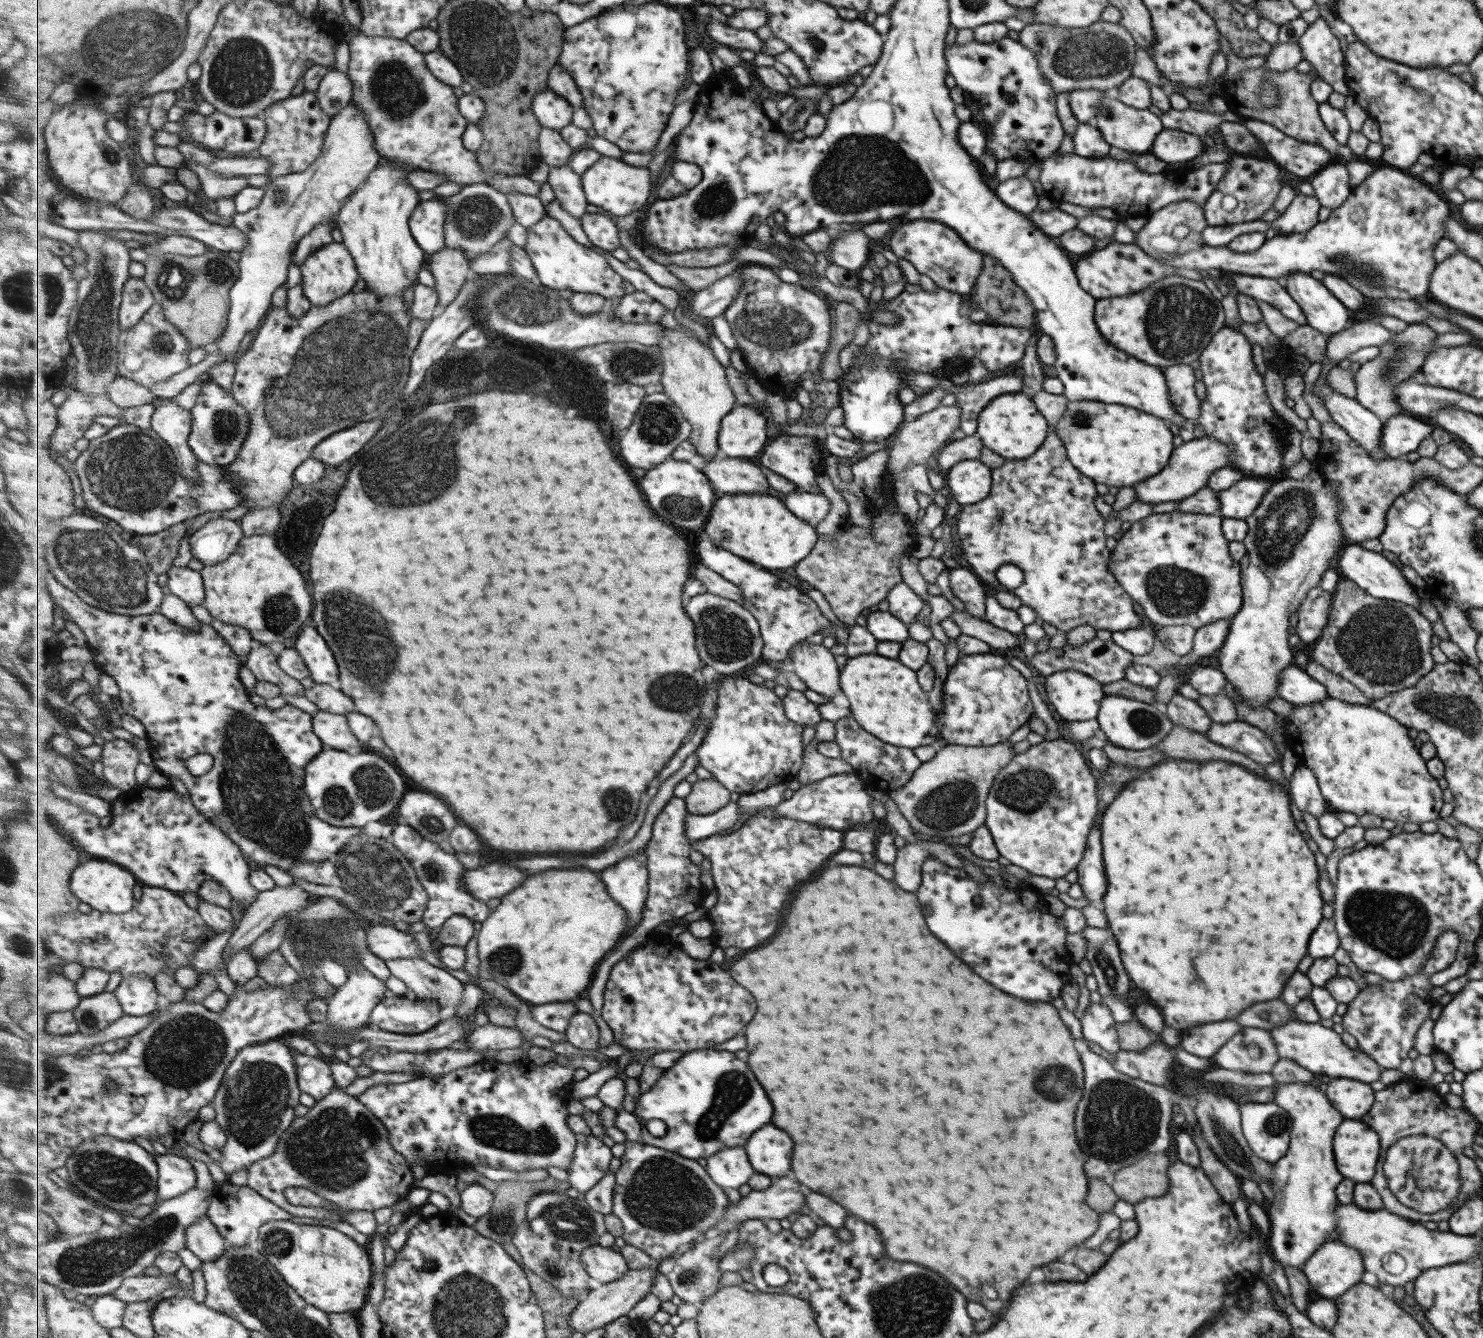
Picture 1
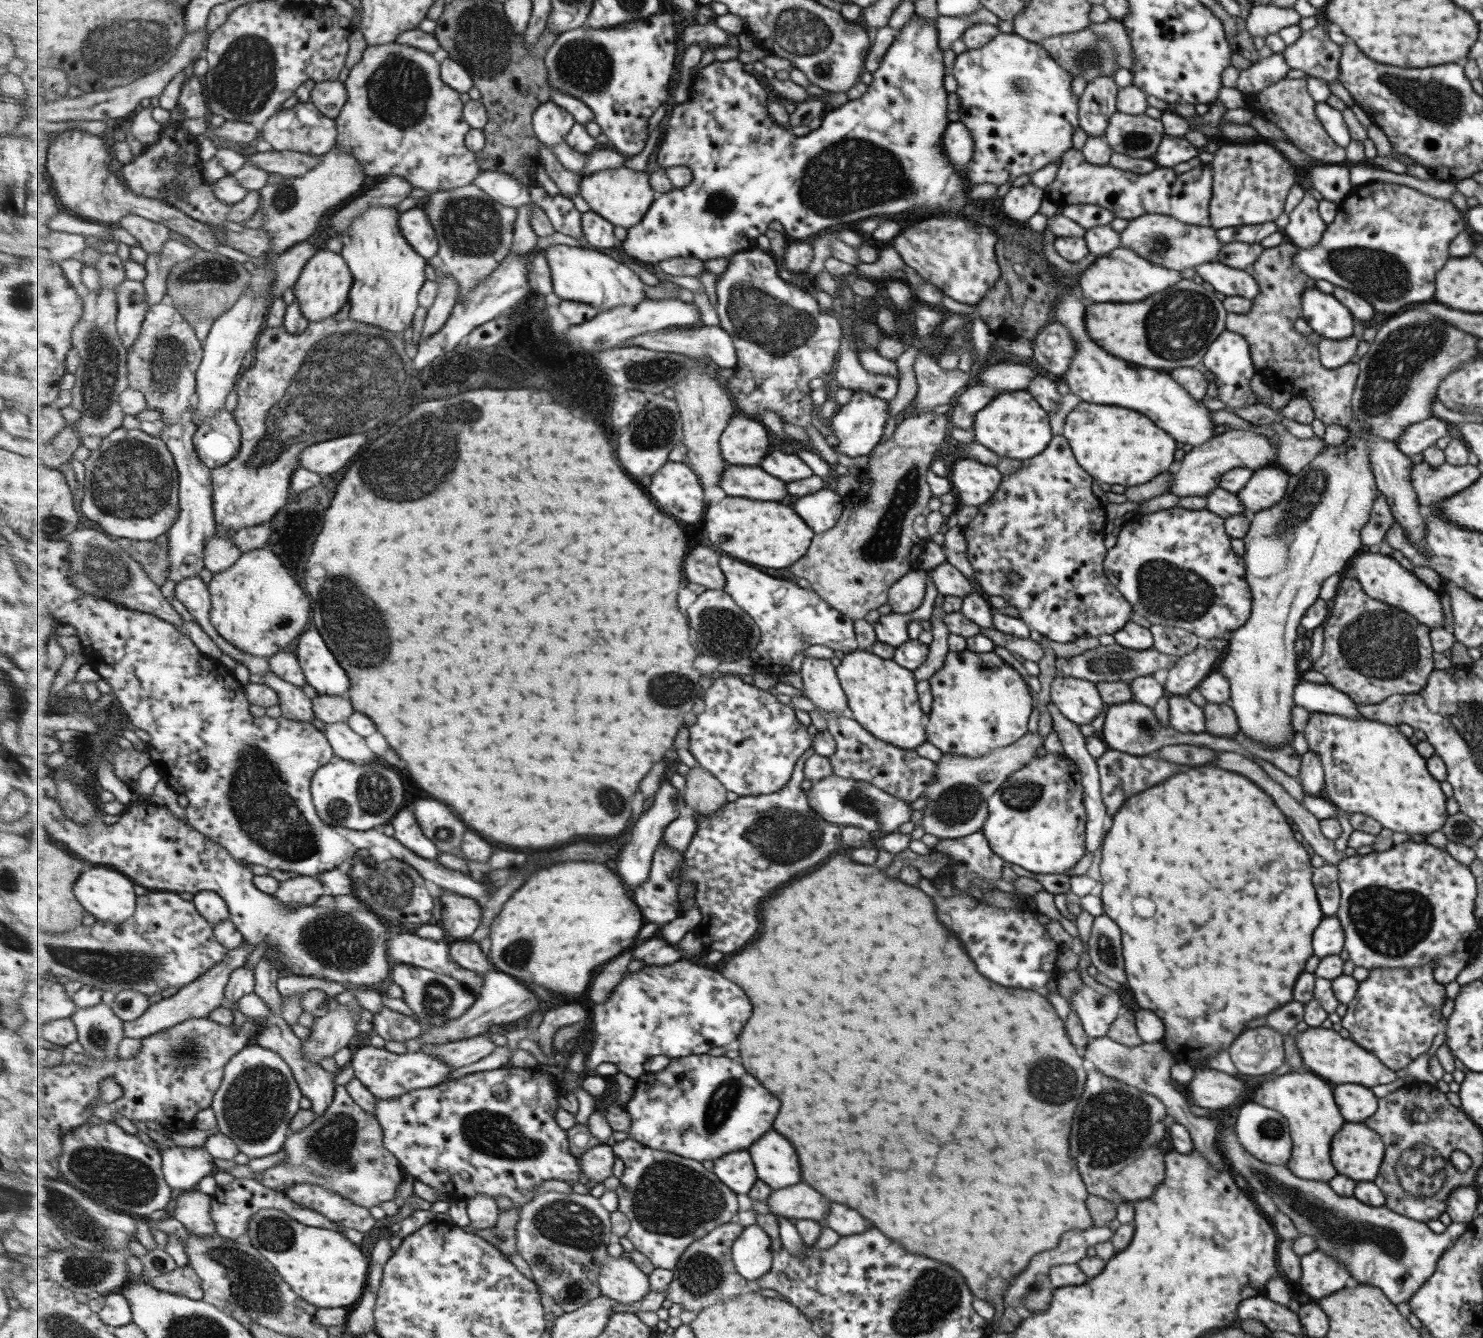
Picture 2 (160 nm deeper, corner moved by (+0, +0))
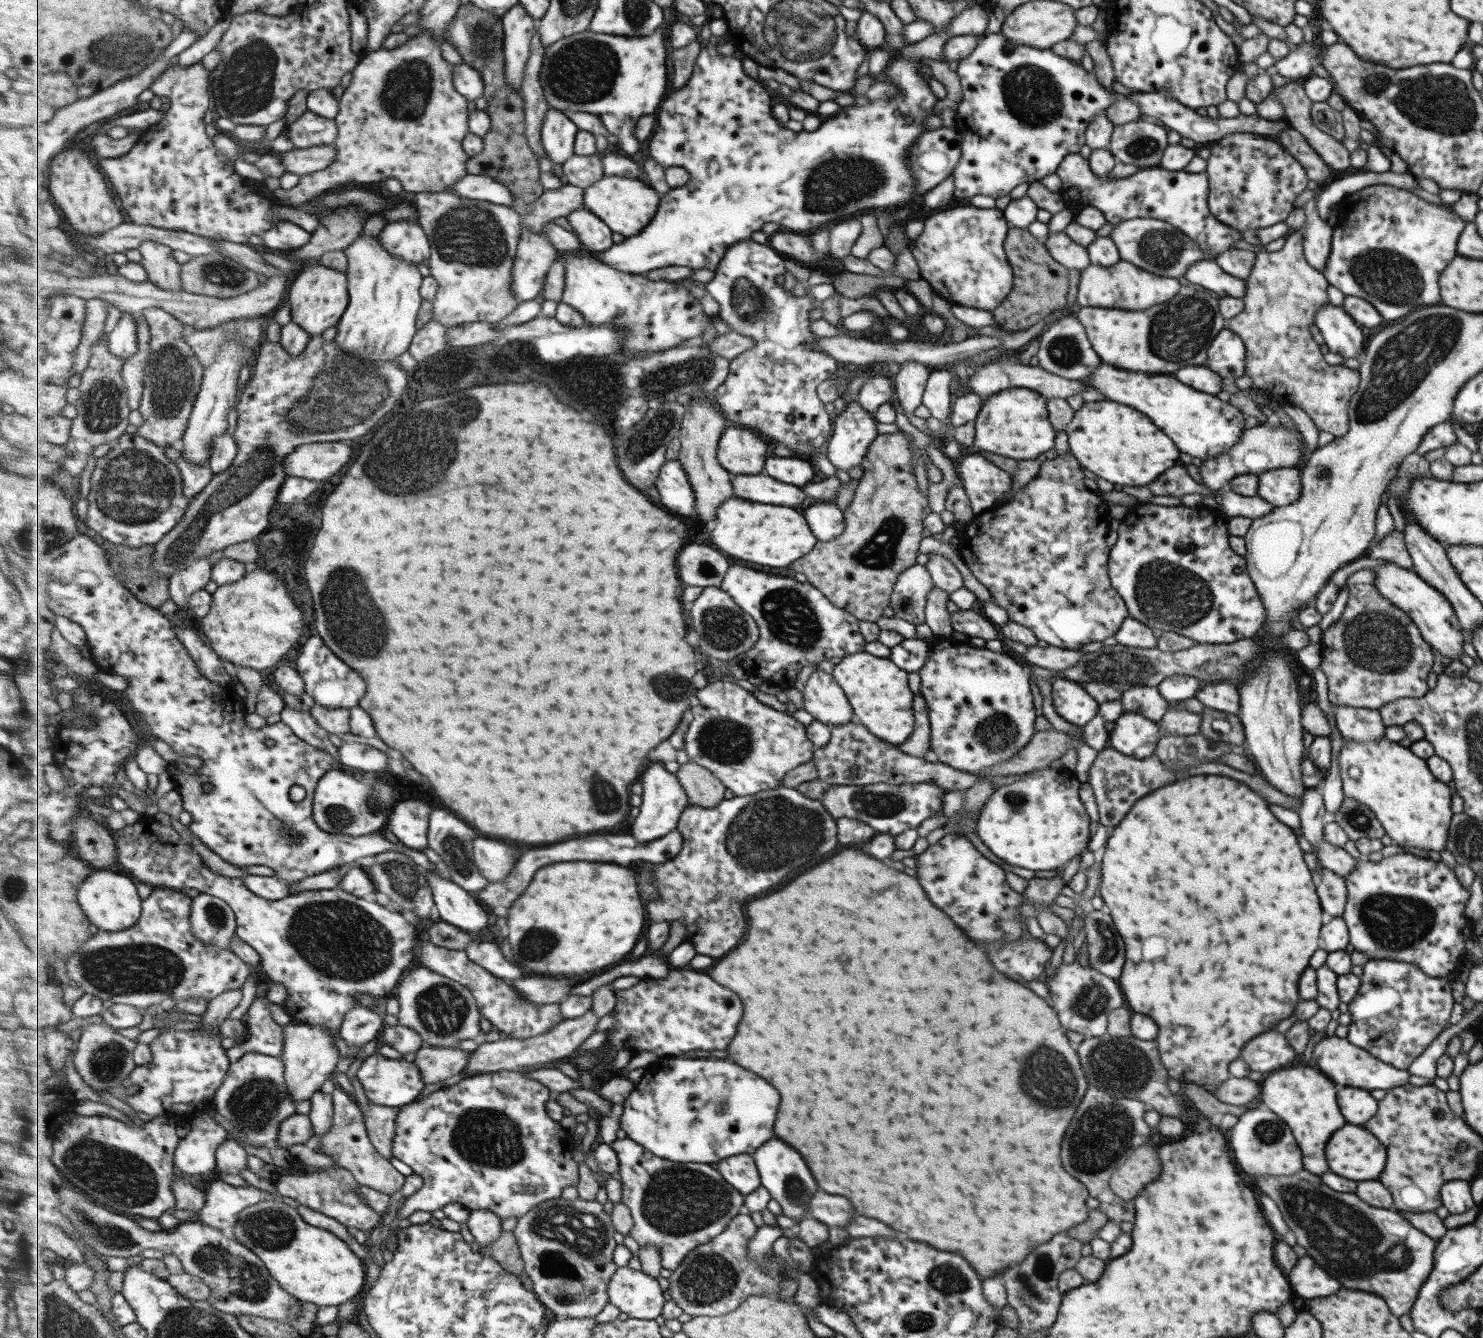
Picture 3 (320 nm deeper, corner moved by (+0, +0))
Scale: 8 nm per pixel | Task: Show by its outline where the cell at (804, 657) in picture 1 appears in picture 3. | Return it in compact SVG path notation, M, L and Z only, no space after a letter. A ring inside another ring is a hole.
M815 667L805 683L802 695L803 710L813 717L813 721L830 727L850 723L851 708L841 686L837 686L830 674Z

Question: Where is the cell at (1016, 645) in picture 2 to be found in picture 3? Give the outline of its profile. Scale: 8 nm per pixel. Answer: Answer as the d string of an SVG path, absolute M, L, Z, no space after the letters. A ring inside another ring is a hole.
M1036 645L1027 646L1023 657L1028 666L1035 665L1047 670L1065 670L1071 668L1082 657L1083 653L1079 650L1057 648L1055 646L1037 647Z

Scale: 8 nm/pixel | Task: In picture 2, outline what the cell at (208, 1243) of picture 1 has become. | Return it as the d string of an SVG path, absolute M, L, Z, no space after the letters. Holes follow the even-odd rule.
M197 1189L184 1192L177 1199L174 1217L180 1221L191 1236L207 1238L217 1234L216 1224L211 1217L212 1196Z

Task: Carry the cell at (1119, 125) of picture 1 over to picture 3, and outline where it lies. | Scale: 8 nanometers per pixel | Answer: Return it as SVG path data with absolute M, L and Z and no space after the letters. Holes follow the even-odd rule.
M1151 119L1113 125L1107 149L1118 163L1155 167L1168 145L1166 134L1167 129Z

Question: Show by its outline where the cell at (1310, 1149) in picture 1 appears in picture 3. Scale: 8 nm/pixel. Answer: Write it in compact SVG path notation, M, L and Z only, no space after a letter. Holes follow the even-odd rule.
M1298 1064L1273 1070L1264 1075L1259 1083L1262 1107L1276 1114L1295 1136L1294 1141L1303 1154L1303 1170L1311 1174L1327 1172L1323 1146L1329 1140L1329 1136L1345 1124L1335 1102L1333 1084L1323 1073L1319 1074L1319 1070Z

